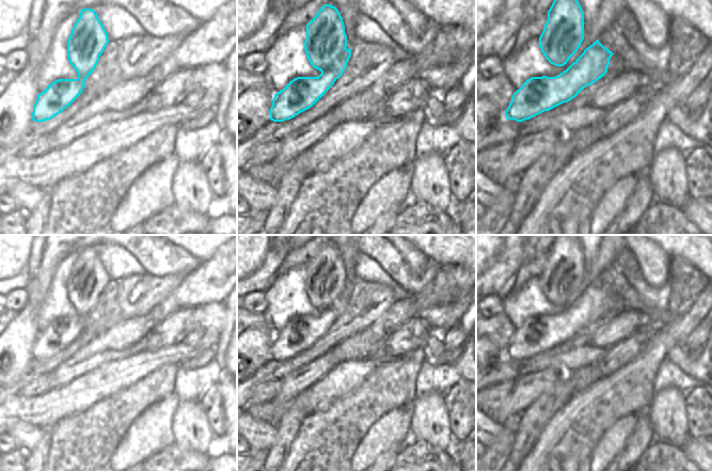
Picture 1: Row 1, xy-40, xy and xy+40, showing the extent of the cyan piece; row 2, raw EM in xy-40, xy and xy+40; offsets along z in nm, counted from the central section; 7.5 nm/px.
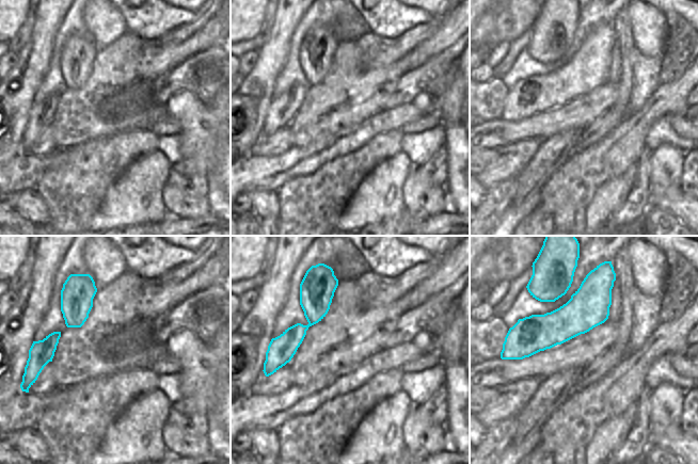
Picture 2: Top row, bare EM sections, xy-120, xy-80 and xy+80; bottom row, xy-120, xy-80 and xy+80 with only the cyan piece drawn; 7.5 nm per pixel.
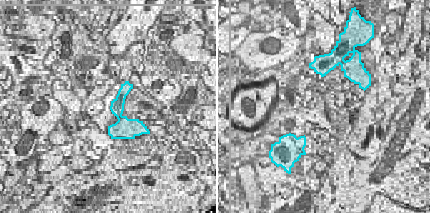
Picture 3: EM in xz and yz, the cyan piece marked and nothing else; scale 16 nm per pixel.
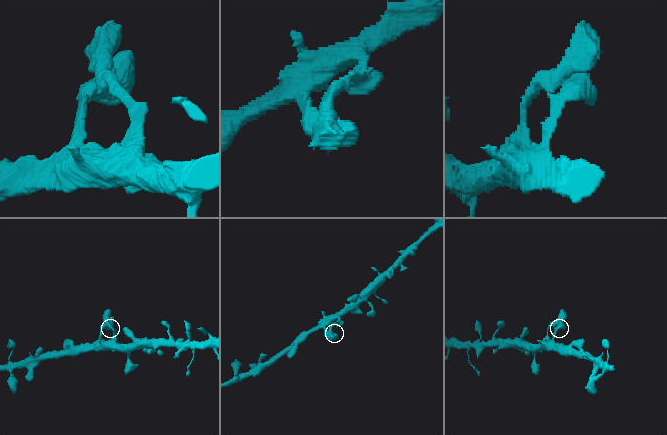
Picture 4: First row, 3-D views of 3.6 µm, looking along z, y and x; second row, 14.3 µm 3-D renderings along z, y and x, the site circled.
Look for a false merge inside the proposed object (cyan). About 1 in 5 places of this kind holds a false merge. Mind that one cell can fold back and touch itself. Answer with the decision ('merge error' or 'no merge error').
no merge error

